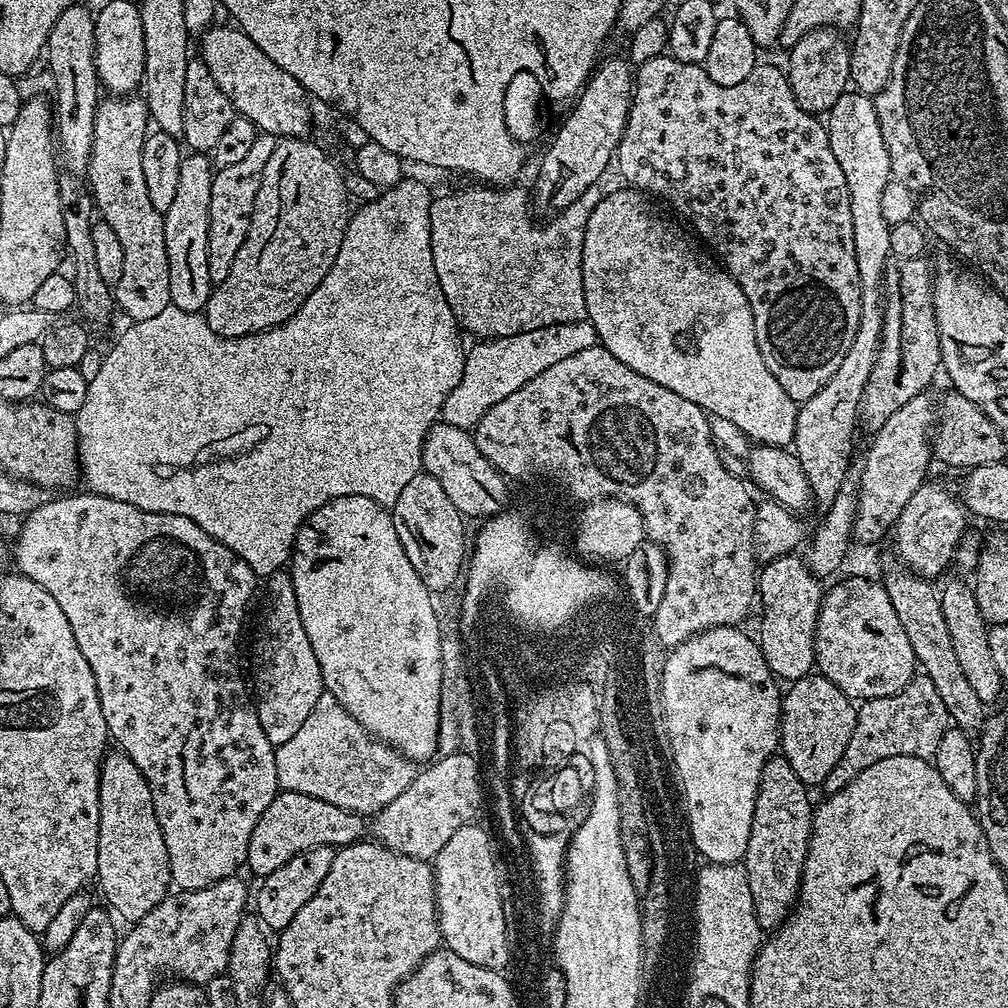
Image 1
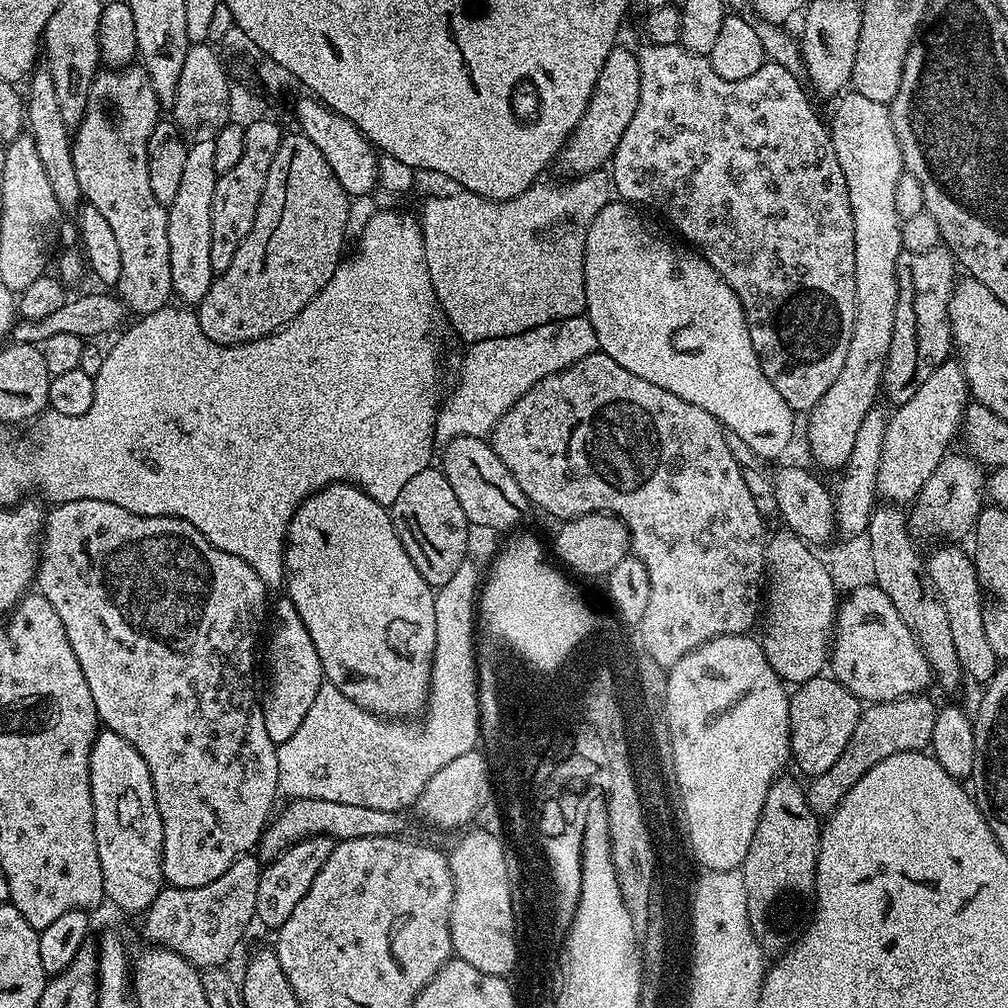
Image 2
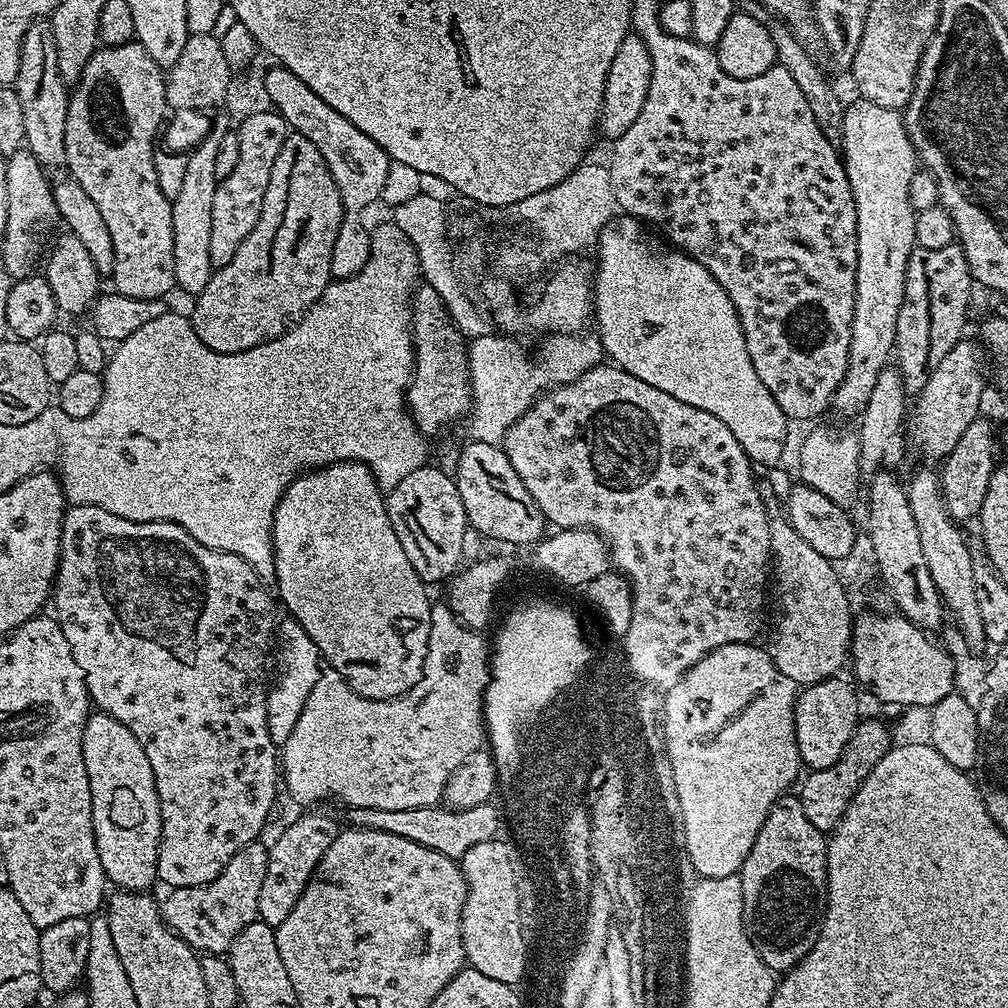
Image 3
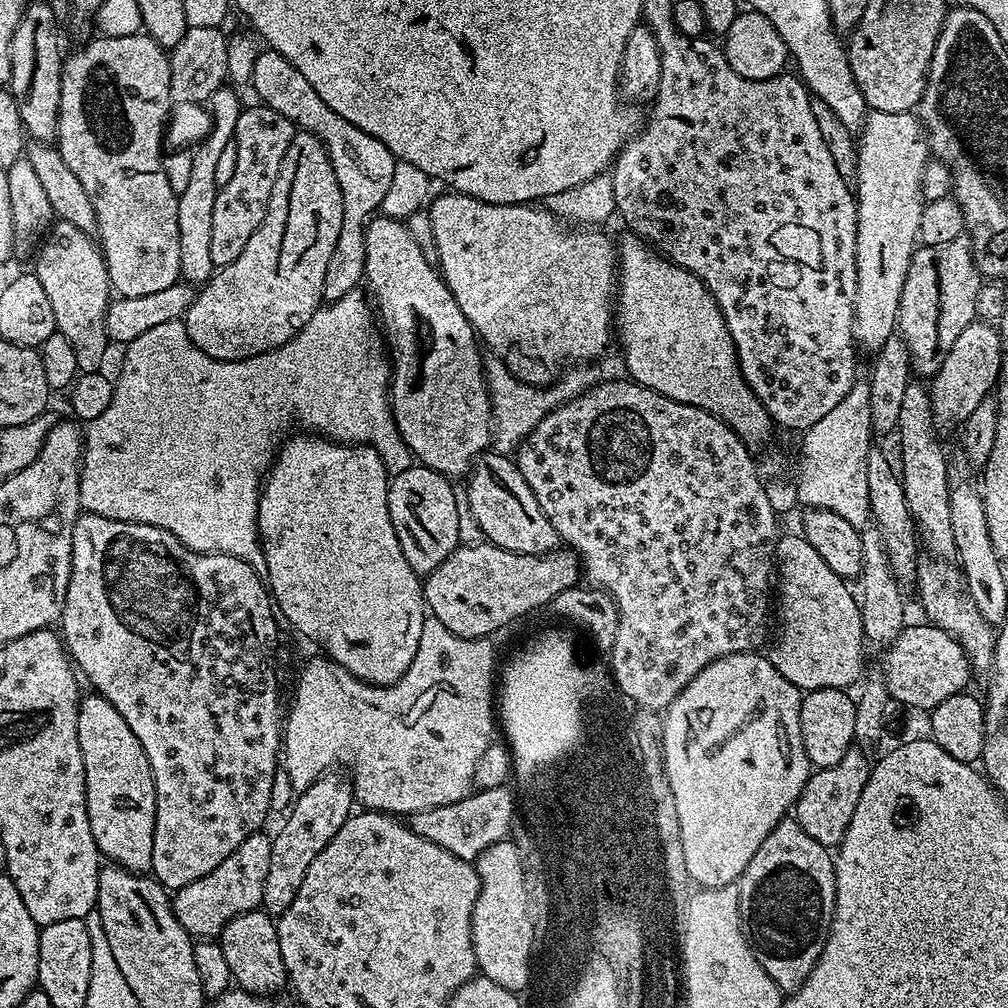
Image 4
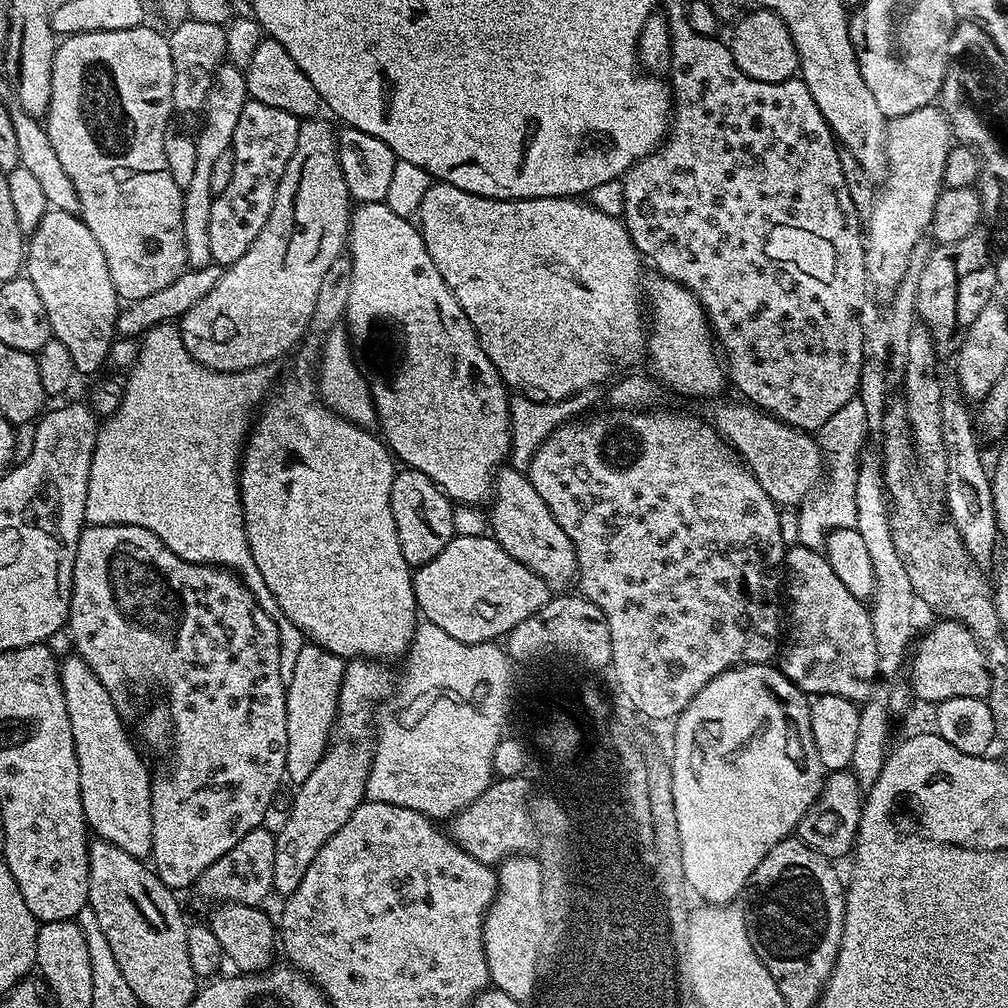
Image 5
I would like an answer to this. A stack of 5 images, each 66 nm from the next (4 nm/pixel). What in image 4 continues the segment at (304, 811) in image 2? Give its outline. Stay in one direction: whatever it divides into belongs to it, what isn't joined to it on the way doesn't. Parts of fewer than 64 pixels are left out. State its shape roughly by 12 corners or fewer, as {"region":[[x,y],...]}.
{"region":[[511,787],[413,812],[422,838],[472,862],[511,833]]}

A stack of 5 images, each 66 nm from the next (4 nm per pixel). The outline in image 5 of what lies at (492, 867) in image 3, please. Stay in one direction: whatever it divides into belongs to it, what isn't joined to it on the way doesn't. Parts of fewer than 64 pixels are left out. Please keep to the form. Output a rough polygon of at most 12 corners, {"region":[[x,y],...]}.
{"region":[[499,861],[484,915],[488,979],[526,996],[540,940],[536,864]]}

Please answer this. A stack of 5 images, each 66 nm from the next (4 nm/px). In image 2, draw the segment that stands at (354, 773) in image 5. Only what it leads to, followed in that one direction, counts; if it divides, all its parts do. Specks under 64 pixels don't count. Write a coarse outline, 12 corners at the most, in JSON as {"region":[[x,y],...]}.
{"region":[[311,836],[263,865],[256,920],[279,930],[337,841]]}

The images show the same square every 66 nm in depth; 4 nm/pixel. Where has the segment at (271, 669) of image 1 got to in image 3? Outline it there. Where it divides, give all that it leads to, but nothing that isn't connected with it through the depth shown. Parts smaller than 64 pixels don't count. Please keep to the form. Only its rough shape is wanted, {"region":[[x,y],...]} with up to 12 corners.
{"region":[[297,620],[278,624],[280,677],[266,726],[290,738],[322,671],[318,646]]}

